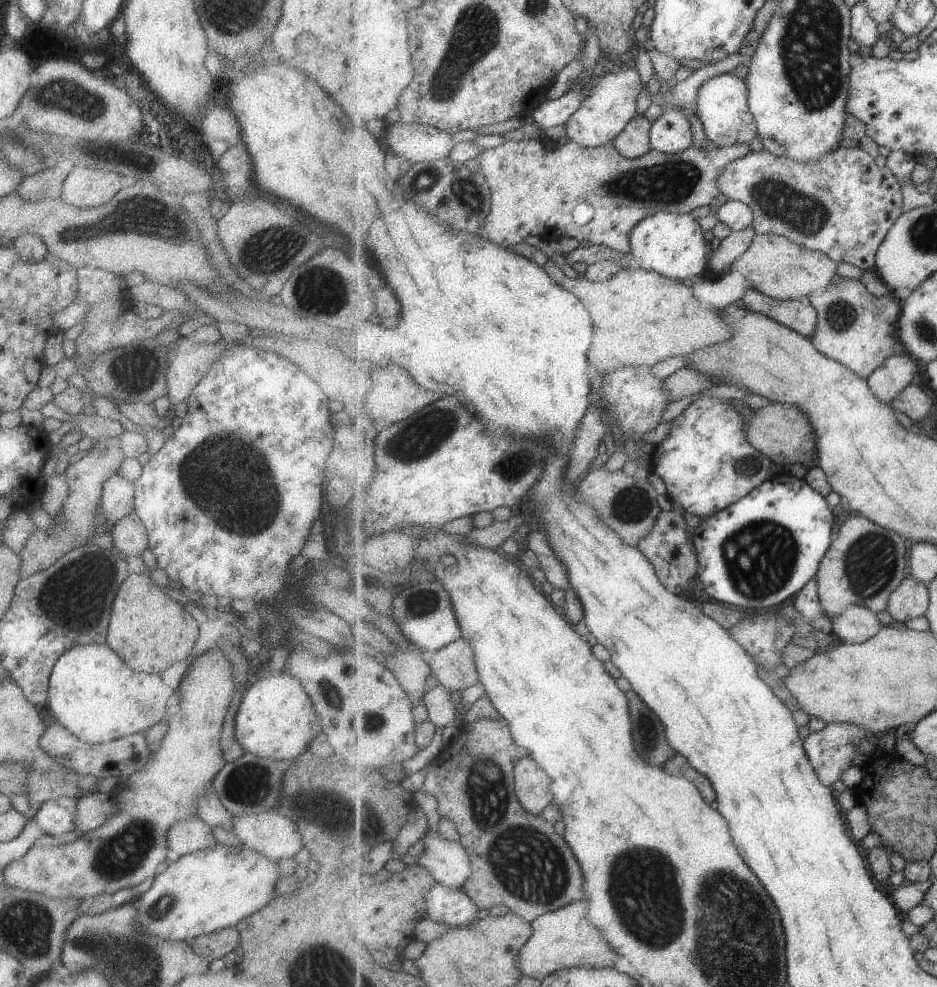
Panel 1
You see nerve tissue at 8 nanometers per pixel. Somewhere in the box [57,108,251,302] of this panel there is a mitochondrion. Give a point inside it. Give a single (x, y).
(128, 216)

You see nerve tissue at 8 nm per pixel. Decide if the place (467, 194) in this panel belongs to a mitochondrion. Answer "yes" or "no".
yes

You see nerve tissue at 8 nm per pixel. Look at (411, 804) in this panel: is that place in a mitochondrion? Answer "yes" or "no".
no

